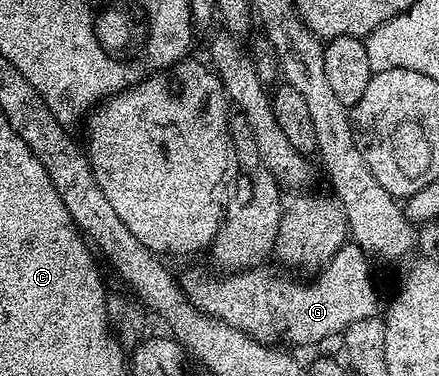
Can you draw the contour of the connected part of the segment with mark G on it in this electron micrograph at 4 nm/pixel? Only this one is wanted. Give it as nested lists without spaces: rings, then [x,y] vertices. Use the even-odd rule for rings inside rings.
[[[345,243],[338,250],[336,254],[328,261],[328,264],[319,270],[317,281],[312,281],[309,285],[303,285],[300,281],[291,281],[288,277],[279,277],[274,270],[269,267],[257,267],[254,269],[245,269],[243,271],[232,271],[227,275],[220,275],[224,277],[211,277],[208,273],[199,273],[196,269],[188,269],[184,273],[184,278],[180,277],[178,284],[184,291],[184,296],[188,298],[194,308],[201,309],[203,313],[207,313],[210,317],[217,317],[219,321],[225,321],[230,327],[234,327],[238,331],[242,331],[248,337],[252,337],[255,341],[261,343],[276,343],[276,340],[281,337],[288,345],[308,345],[311,341],[324,341],[327,337],[343,334],[344,330],[348,328],[350,323],[358,323],[358,319],[366,319],[367,317],[377,316],[376,310],[376,289],[372,286],[372,277],[368,274],[368,261],[363,249],[355,243]]]

